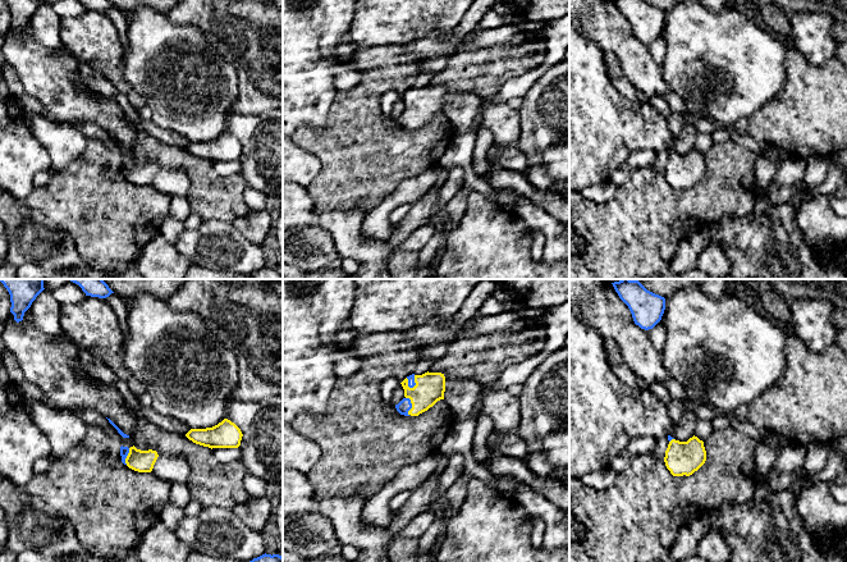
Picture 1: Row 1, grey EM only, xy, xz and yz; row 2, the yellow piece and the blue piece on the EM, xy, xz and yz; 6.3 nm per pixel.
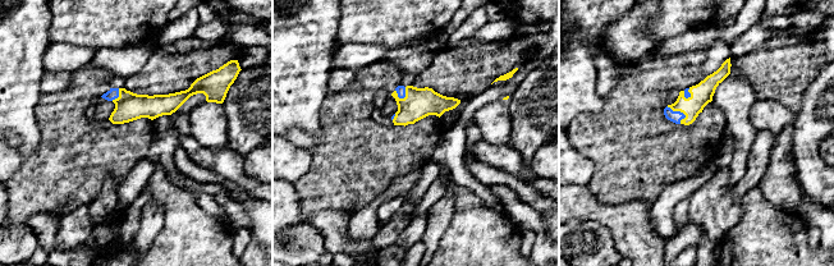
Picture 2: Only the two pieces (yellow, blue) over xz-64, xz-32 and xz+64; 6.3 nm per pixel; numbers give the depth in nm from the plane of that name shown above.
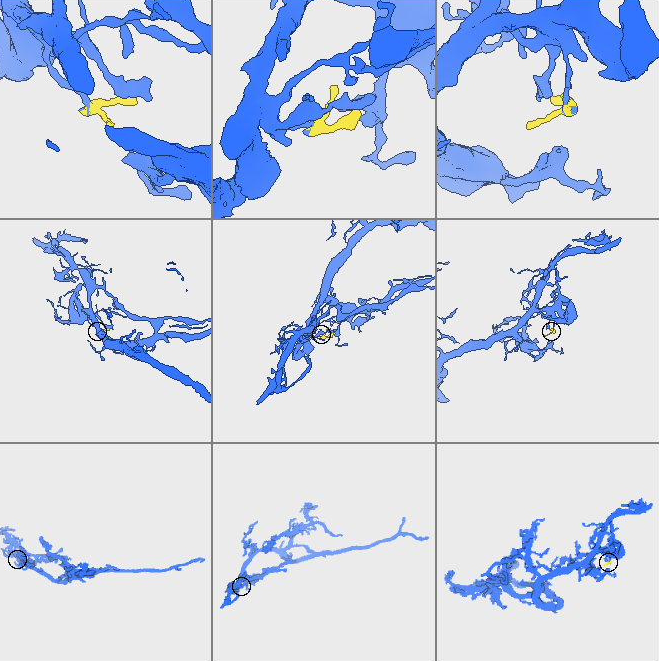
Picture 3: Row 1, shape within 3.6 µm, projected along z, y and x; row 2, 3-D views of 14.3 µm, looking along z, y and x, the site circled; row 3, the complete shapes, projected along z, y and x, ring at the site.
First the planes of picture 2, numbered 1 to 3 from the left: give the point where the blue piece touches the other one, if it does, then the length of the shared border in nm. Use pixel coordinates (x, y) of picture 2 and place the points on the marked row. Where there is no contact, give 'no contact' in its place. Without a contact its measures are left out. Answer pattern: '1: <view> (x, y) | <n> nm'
1: xz-64 (119, 96) | 90 nm
2: xz-32 (406, 95) | 90 nm
3: xz+64 (679, 110) | 140 nm

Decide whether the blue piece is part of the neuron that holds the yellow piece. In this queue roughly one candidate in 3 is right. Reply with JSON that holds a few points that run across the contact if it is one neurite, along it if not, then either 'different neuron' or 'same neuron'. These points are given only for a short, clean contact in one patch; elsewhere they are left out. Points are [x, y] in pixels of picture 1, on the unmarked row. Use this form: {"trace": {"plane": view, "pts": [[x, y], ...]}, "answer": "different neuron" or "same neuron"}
{"answer": "same neuron"}

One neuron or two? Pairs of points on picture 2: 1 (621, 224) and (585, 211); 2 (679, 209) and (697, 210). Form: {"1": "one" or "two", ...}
{"1": "one", "2": "two"}

